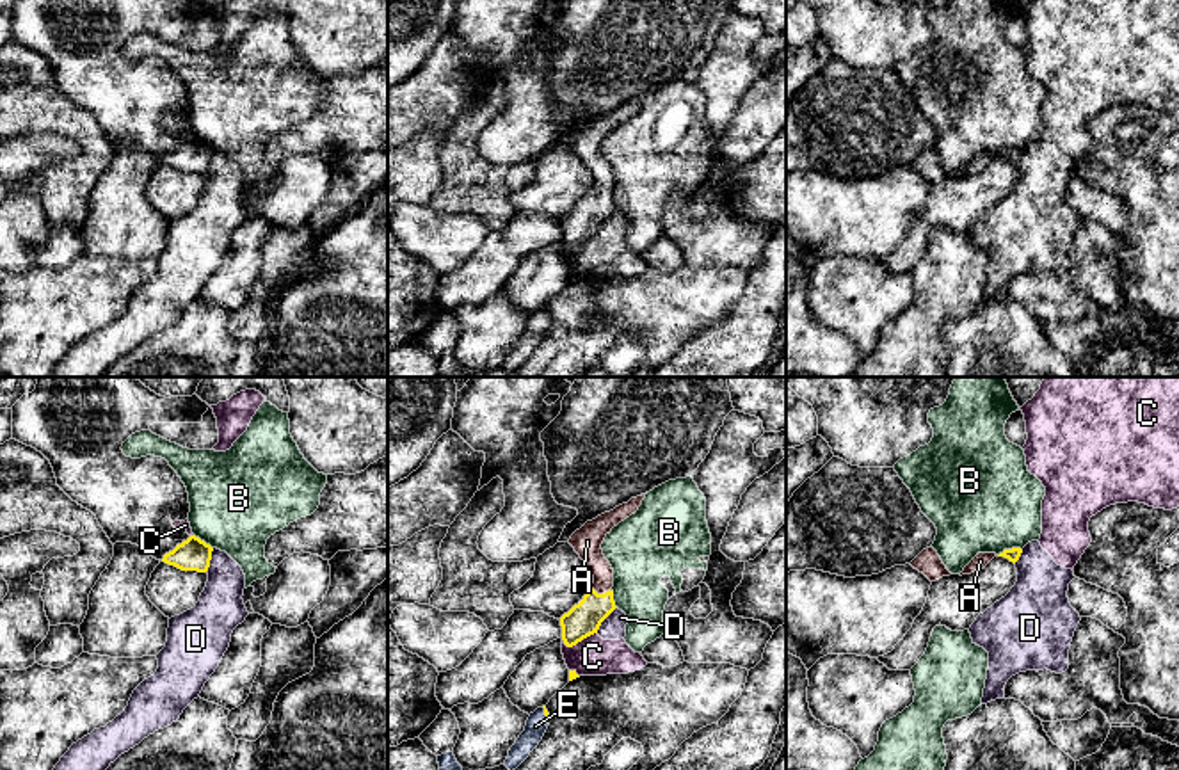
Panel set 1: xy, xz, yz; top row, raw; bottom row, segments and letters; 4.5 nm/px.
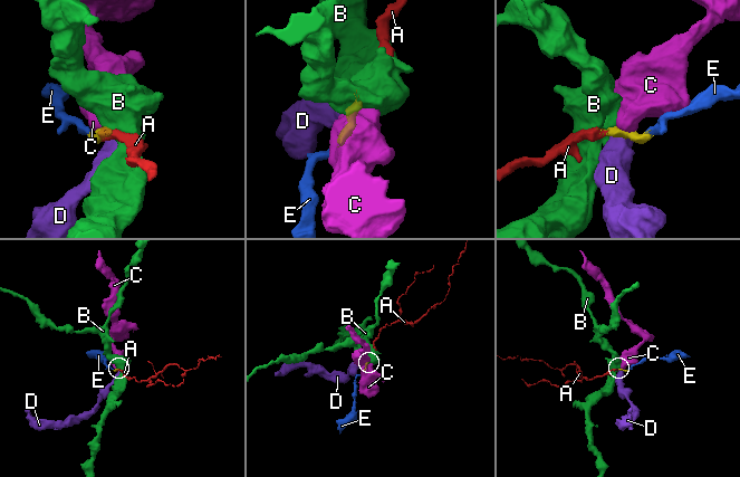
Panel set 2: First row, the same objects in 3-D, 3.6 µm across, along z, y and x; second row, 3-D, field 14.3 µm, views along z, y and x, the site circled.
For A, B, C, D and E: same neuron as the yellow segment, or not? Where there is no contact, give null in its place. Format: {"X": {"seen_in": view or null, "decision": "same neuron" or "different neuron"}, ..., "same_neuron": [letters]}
{"A": {"seen_in": "xz", "decision": "same neuron"}, "B": {"seen_in": "yz", "decision": "different neuron"}, "C": {"seen_in": "xz", "decision": "different neuron"}, "D": {"seen_in": "xz", "decision": "different neuron"}, "E": {"seen_in": "xz", "decision": "same neuron"}, "same_neuron": ["A", "E"]}

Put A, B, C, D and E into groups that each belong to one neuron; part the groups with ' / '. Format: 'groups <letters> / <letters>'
groups A E / B / C D

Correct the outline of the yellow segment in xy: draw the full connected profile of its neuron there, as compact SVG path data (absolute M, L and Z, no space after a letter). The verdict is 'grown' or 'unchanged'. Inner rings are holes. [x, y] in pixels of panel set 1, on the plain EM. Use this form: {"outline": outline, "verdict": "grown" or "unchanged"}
{"outline": "M196 137L178 146L172 153L165 155L162 164L174 167L181 172L206 174L210 169L213 149Z", "verdict": "unchanged"}

